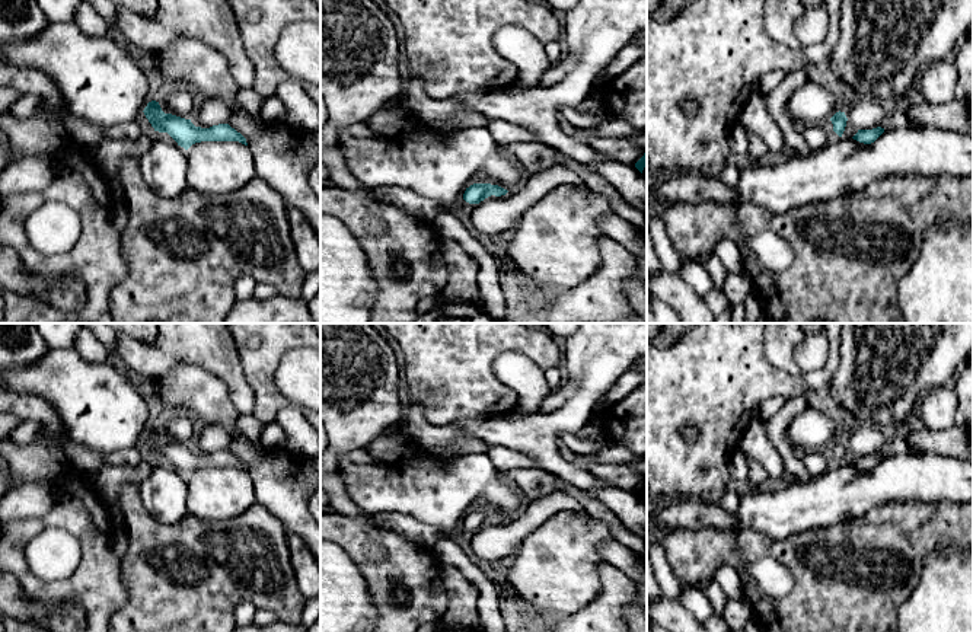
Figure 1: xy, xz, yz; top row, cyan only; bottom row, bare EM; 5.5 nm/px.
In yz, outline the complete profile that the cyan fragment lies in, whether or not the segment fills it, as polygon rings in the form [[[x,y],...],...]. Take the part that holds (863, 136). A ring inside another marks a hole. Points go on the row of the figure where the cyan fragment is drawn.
[[[877,127],[877,128],[872,128],[872,130],[858,130],[858,133],[852,138],[859,141],[859,143],[864,143],[864,144],[871,144],[883,133],[884,133],[884,128],[881,128],[881,127]]]

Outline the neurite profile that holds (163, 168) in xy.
[[[159,137],[140,159],[140,172],[149,188],[162,198],[176,198],[186,185],[186,150]]]

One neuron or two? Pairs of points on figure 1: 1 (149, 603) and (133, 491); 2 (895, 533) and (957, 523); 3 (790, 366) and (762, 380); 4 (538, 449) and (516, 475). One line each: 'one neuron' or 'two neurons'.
1: one neuron
2: one neuron
3: two neurons
4: two neurons

